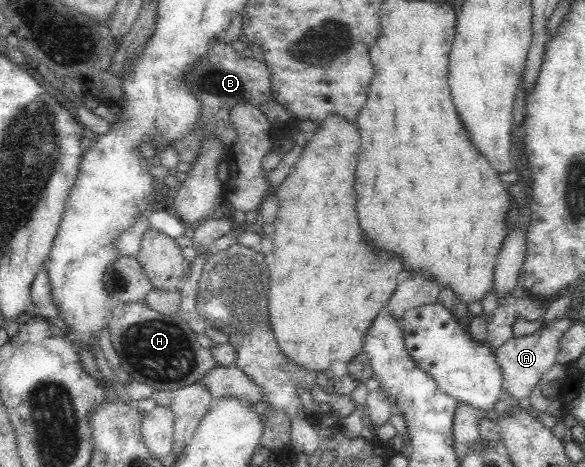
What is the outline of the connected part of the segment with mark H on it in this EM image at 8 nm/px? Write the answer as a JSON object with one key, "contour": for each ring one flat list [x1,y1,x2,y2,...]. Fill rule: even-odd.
{"contour":[[143,301,116,305,112,309,112,324,108,329,121,368,130,378,147,384,154,390,174,392,194,383,211,368,216,367,212,354,196,342,197,335,186,320,178,315,163,316,151,310]]}

